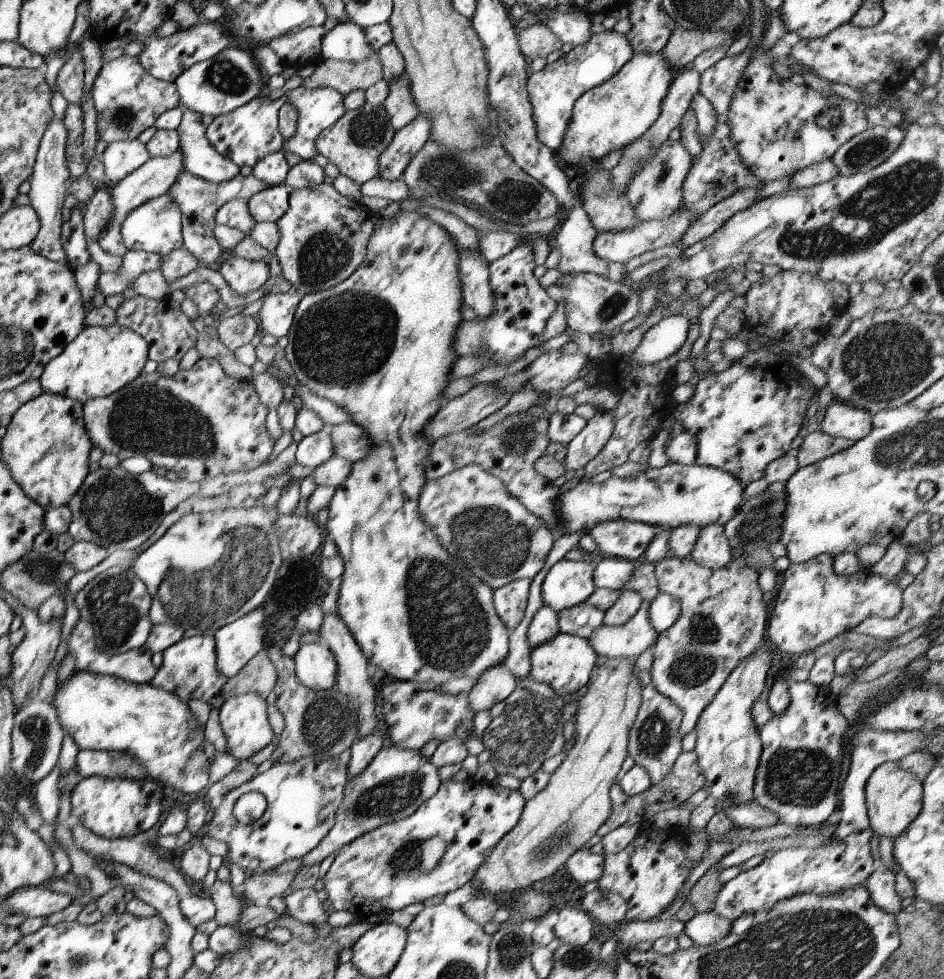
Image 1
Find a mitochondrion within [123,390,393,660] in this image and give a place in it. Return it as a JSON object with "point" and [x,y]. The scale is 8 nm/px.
{"point":[214,585]}

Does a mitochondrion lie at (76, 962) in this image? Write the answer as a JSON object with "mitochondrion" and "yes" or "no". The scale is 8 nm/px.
{"mitochondrion":"yes"}

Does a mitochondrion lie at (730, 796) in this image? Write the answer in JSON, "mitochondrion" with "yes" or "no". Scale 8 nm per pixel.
{"mitochondrion":"yes"}

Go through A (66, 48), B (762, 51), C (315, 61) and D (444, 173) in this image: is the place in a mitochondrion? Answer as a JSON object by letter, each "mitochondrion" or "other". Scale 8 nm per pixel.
{"A":"other","B":"other","C":"other","D":"mitochondrion"}

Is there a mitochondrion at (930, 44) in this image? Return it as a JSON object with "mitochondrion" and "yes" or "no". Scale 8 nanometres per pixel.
{"mitochondrion":"no"}

